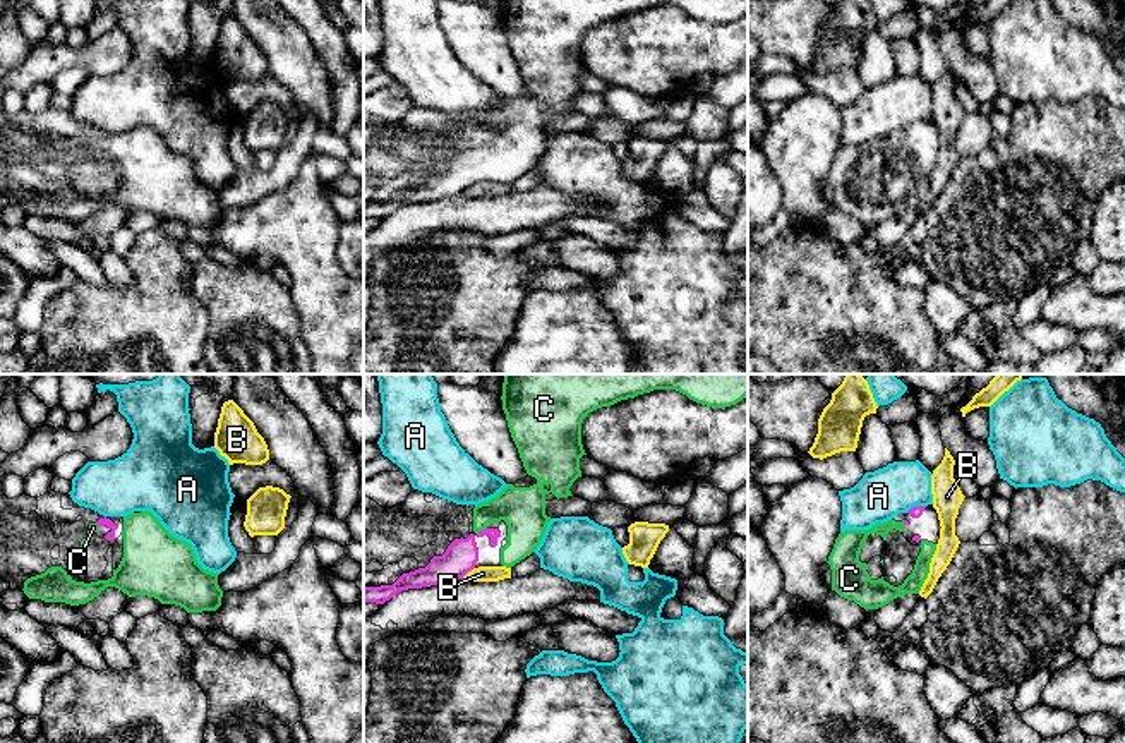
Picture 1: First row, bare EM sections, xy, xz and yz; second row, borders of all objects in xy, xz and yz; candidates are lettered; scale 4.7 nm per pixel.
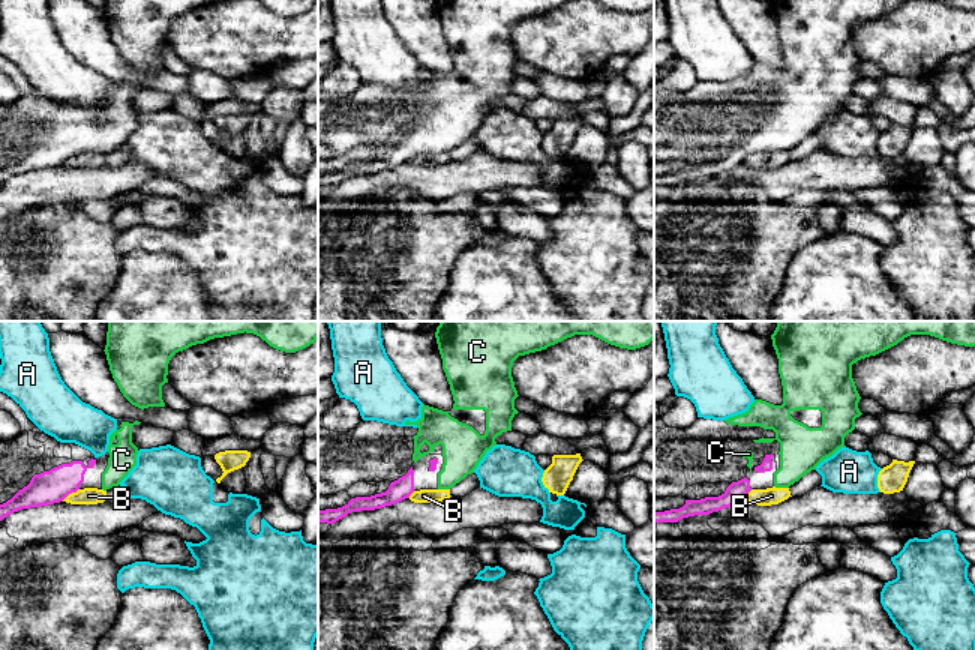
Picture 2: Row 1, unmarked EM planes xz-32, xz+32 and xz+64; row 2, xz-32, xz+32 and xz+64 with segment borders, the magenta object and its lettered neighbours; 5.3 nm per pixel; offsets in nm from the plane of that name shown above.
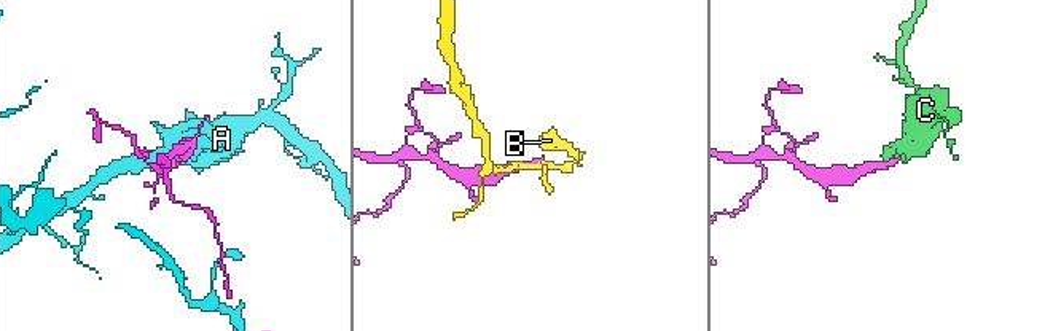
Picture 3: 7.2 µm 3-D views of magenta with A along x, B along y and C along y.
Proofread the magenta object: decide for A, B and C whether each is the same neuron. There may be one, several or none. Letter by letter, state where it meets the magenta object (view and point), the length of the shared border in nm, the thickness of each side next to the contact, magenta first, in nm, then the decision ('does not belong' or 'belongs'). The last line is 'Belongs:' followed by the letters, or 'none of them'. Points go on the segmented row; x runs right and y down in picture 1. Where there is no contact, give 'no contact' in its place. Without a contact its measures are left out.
A: contact yz (914, 507); length 100 nm; calibres 60 and 240 nm; does not belong
B: contact xz (467, 572); length 80 nm; calibres 150 and 80 nm; does not belong
C: contact xz (481, 531); length 60 nm; calibres 50 and 200 nm; belongs
Belongs: C

